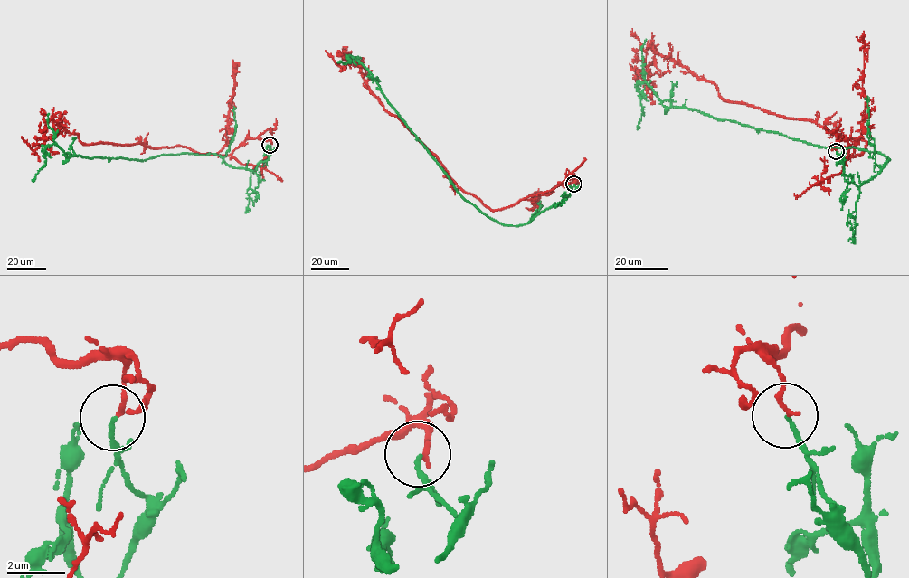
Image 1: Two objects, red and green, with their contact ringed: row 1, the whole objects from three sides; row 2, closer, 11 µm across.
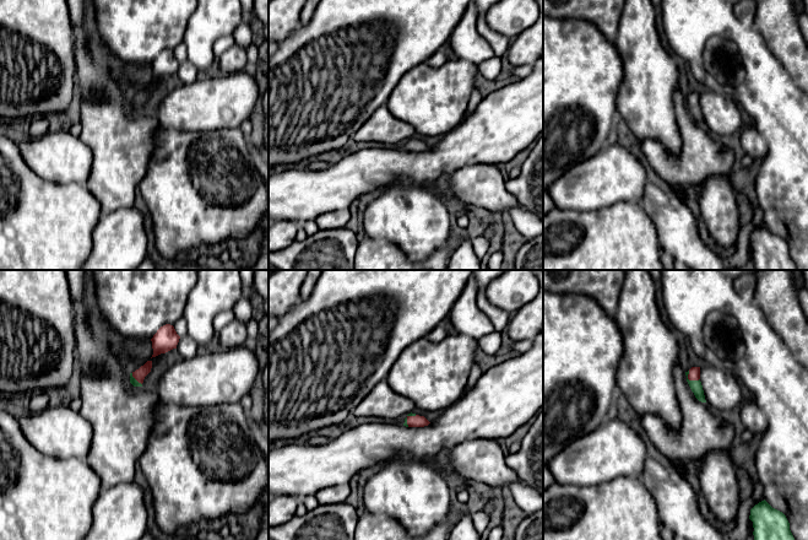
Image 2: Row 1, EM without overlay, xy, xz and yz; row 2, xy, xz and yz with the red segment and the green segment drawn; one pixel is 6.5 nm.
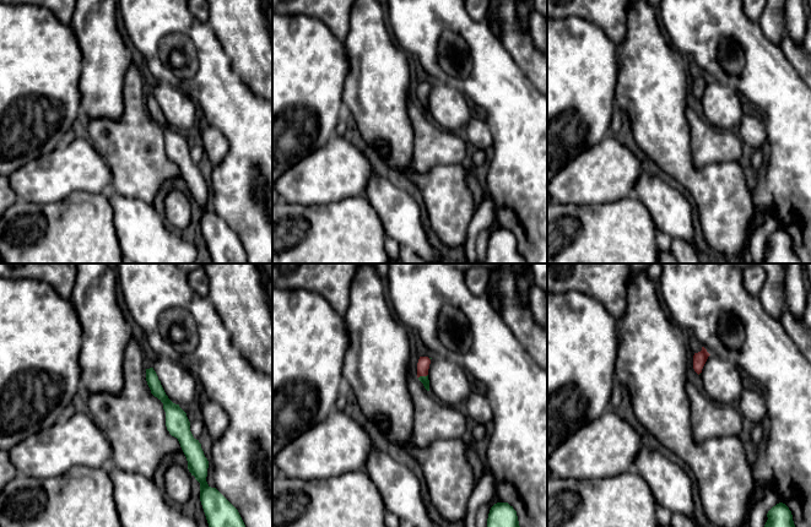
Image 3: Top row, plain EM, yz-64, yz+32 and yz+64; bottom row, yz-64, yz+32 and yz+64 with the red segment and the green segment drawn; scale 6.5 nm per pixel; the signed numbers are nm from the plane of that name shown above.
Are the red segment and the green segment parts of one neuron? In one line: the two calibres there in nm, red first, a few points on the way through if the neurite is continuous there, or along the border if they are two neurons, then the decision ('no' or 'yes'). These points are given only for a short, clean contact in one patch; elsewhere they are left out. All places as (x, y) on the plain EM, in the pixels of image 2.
80 nm thick on the red side, 80 nm on the other; no

